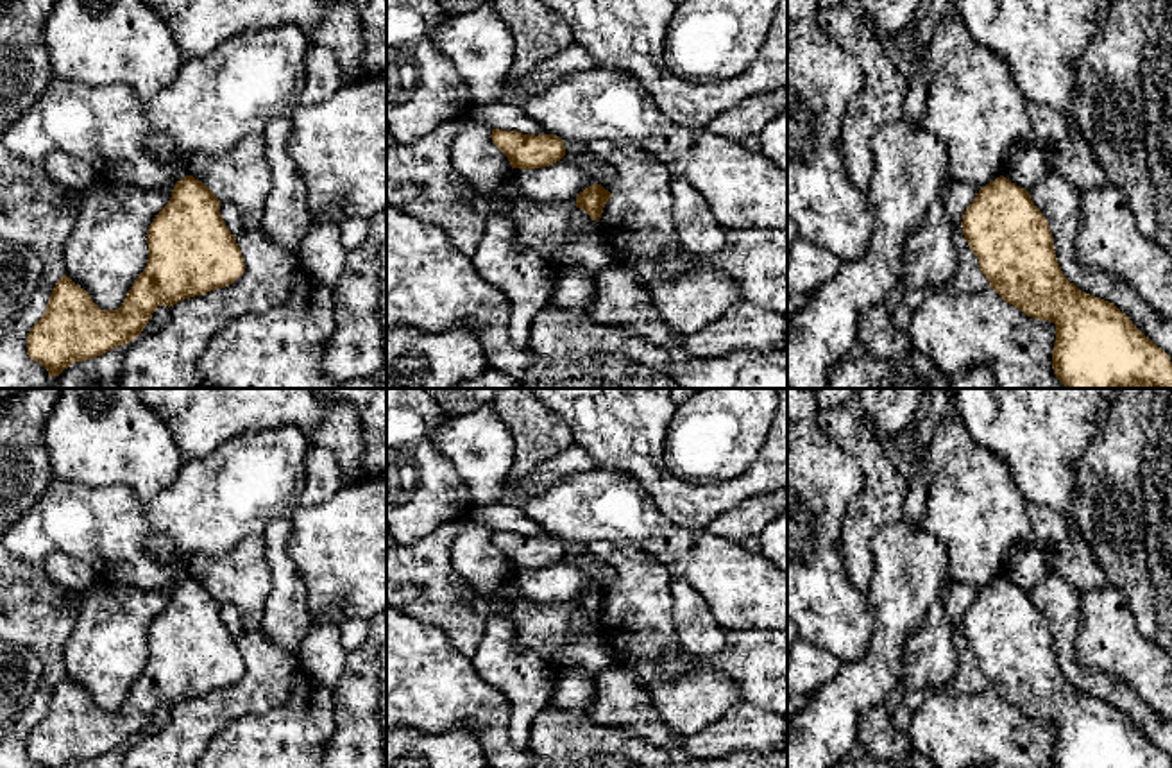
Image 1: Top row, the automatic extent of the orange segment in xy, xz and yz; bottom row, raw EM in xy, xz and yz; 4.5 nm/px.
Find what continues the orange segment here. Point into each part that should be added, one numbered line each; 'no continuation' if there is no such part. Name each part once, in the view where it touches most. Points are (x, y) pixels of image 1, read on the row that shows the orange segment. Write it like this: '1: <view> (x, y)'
no continuation

